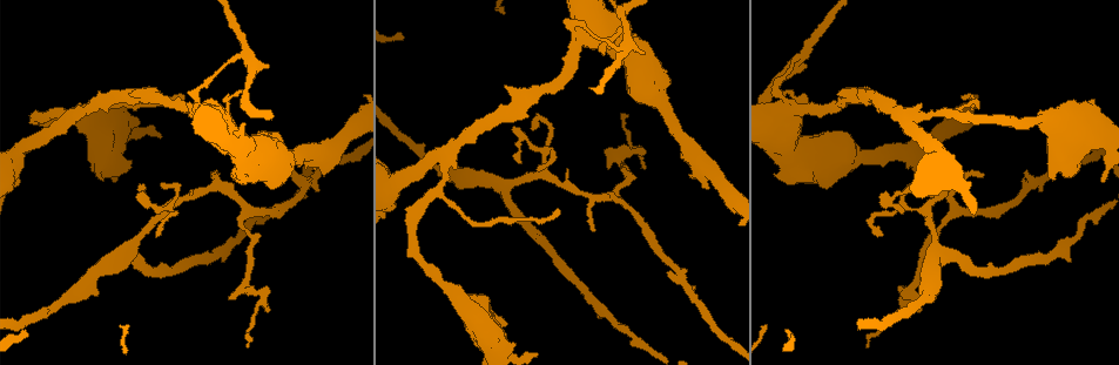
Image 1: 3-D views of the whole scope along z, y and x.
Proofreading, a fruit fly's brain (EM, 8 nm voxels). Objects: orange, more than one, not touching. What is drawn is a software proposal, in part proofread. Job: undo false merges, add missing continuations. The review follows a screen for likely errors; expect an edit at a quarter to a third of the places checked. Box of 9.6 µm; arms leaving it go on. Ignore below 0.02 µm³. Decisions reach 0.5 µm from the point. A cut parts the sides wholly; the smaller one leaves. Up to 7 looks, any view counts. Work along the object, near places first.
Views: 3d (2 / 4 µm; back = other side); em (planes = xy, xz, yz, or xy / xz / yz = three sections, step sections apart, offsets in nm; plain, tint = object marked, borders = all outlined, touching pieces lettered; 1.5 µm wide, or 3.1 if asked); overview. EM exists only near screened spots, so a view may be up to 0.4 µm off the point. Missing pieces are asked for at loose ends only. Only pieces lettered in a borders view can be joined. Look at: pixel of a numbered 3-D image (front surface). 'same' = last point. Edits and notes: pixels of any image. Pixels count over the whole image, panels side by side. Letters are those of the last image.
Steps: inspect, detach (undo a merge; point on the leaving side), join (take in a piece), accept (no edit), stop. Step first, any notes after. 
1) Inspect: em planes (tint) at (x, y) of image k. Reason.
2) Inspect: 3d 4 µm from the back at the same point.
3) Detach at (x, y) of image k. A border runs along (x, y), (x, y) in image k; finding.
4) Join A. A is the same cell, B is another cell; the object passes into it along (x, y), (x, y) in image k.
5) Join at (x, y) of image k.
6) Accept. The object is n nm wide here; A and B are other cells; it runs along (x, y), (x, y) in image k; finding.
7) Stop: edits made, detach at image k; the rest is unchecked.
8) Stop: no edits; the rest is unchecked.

Inspect: 3d 4 µm at (234, 61) of image 1. Touches itself.

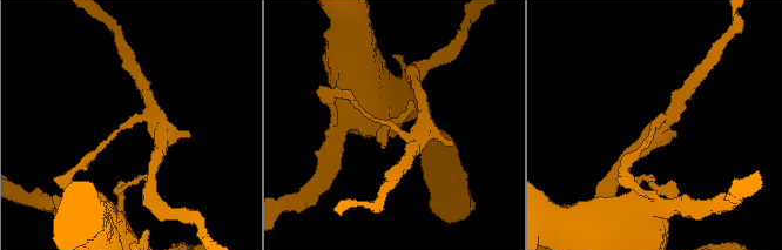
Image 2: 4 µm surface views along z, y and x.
Inspect: em planes (borders) at (130, 119) of image 2. Now the EM.

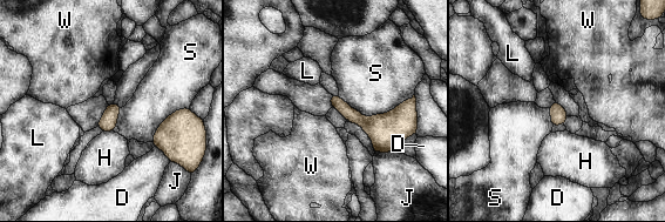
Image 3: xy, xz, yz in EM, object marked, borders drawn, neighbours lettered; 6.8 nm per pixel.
Accept. The object is 90 nm wide here; D, H, J, L, S and W are other cells; one cell here.

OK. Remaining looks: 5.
Inspect: 3d 2 µm at (513, 127) of image 1. Free end.

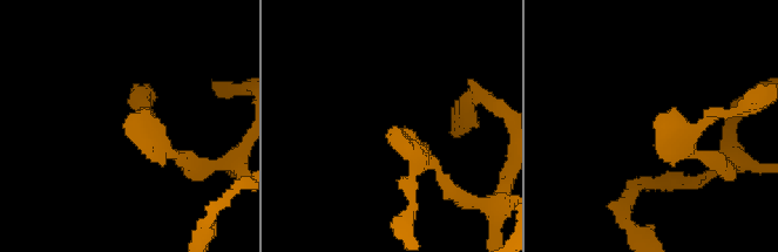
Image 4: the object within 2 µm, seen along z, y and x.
Inspect: em yz step 4 (borders) at (126, 121) of image 4. Shape alone is not enough.

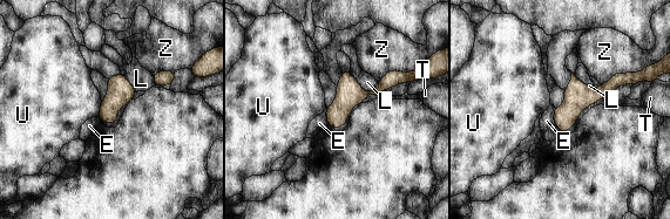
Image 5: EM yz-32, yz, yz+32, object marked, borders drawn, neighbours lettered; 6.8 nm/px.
Accept. E, L, T, U and Z are other cells; a border runs along (354, 79), (365, 90), (378, 84) in image 5; no lettered piece goes on from it.

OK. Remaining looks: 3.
Inspect: 3d 2 µm at (867, 347) of image 1. Free end.

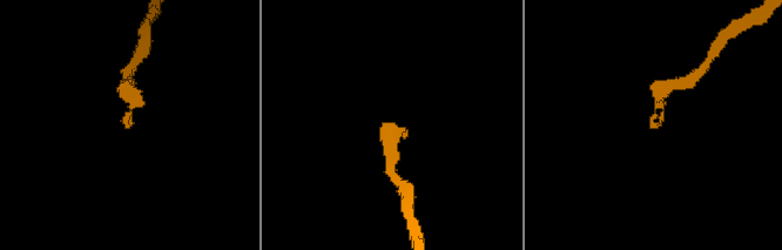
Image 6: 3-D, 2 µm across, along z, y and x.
Inspect: em planes (borders) at (650, 126) of image 6. Need the tissue.

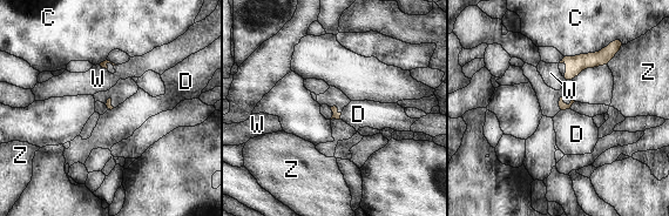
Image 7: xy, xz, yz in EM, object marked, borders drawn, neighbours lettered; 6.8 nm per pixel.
Accept. C, D, W and Z are other cells; a border runs along (569, 107), (561, 110) in image 7; no lettered piece goes on from it.

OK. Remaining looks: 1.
Stop: no edits; the rest is unchecked.

